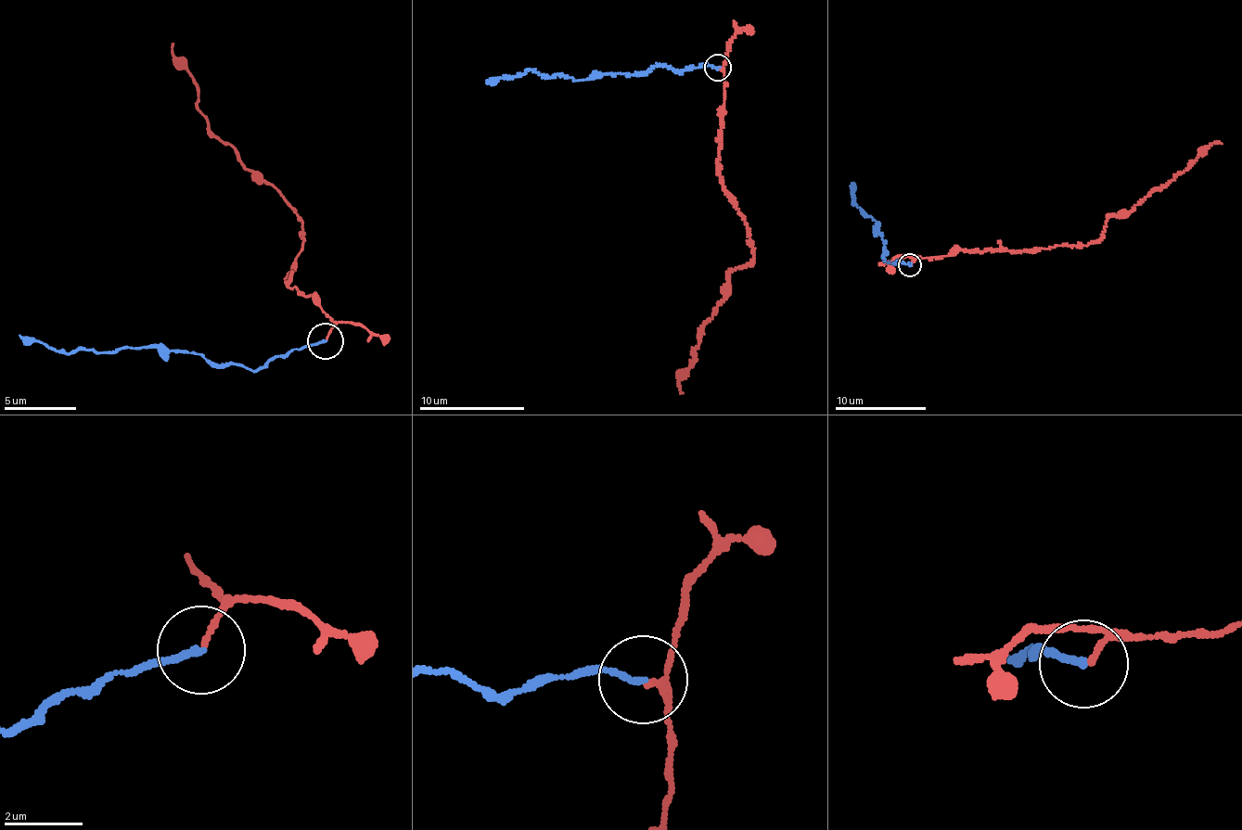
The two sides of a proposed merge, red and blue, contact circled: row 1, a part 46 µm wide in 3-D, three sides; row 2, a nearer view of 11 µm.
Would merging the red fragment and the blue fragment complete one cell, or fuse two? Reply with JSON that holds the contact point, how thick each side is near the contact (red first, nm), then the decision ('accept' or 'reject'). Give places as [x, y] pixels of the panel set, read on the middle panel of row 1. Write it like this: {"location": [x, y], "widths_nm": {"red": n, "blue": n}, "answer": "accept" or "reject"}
{"location": [718, 68], "widths_nm": {"red": 130, "blue": 160}, "answer": "reject"}

